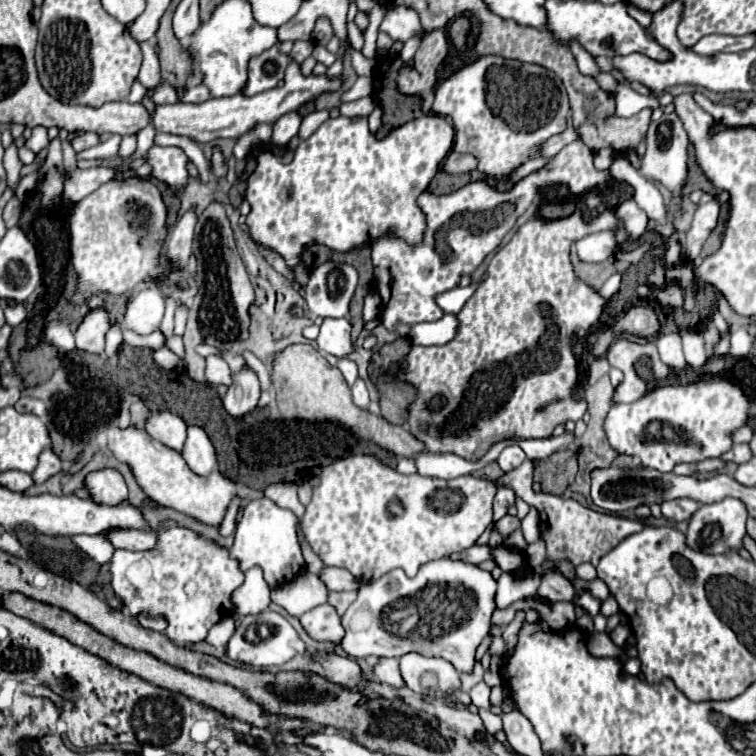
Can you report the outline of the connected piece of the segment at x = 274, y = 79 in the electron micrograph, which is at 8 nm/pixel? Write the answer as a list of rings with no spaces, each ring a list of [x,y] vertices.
[[[278,43],[272,45],[268,51],[264,51],[262,55],[254,57],[248,65],[248,87],[244,87],[244,95],[258,95],[264,91],[270,91],[272,87],[276,87],[282,77],[284,71],[290,63],[290,55],[280,53]]]

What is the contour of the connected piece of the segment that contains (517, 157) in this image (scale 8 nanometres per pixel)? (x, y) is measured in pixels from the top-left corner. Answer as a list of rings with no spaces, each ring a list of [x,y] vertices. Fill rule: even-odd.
[[[484,55],[470,59],[468,63],[462,65],[460,71],[454,71],[448,79],[440,83],[432,111],[454,119],[456,127],[454,151],[476,155],[480,159],[478,171],[484,171],[488,177],[500,179],[508,177],[526,159],[538,157],[538,145],[548,137],[562,133],[566,129],[570,105],[562,79],[552,71],[540,65],[504,59],[500,55]]]

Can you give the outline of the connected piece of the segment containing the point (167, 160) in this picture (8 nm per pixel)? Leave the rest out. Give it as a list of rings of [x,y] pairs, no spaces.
[[[152,147],[148,151],[148,163],[152,165],[152,177],[164,181],[168,187],[172,187],[176,193],[186,185],[188,171],[186,163],[188,157],[178,147]]]

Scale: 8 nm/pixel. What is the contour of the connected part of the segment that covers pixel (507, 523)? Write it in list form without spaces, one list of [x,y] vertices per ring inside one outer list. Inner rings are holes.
[[[504,515],[504,517],[496,523],[496,529],[498,529],[502,535],[508,535],[508,533],[516,531],[518,527],[520,527],[520,521],[518,521],[516,517],[512,517],[512,515]]]

